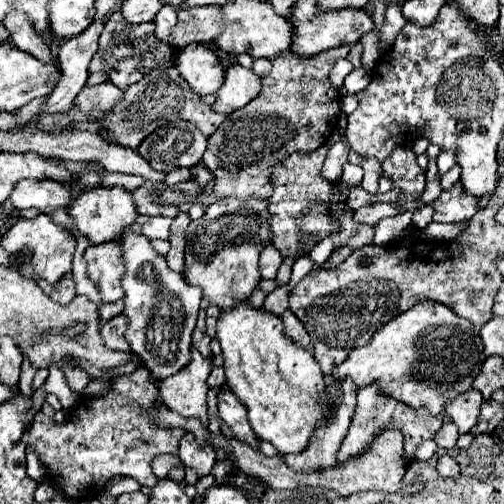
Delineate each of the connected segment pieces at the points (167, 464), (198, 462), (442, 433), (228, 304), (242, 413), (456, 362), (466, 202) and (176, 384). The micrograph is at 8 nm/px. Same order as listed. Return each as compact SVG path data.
M159 455L159 457L155 457L153 463L151 463L153 473L155 473L157 477L167 477L167 473L169 473L169 469L171 469L173 465L181 465L181 463L179 463L179 459L169 457L169 455Z
M187 433L179 445L179 459L185 467L197 471L197 475L209 475L215 465L215 449L211 445L201 445L197 439Z
M447 421L447 423L441 425L441 429L437 431L437 435L435 435L433 441L435 441L439 447L449 447L449 449L453 449L455 443L457 443L457 437L459 437L457 427L455 427L451 421Z
M225 197L209 205L201 219L191 221L187 229L183 277L187 283L201 287L213 305L227 311L245 301L257 287L261 279L259 253L265 241L271 241L267 201L255 197L245 201Z
M231 391L219 393L219 417L233 429L235 437L245 441L251 447L259 447L259 439L253 433L249 419L247 419L247 407L243 407L243 403L239 403L237 395Z
M421 301L391 319L373 335L373 341L355 347L347 355L347 361L335 365L333 379L341 383L351 377L357 389L377 383L383 395L415 409L423 407L431 415L439 415L445 403L471 389L483 361L483 343L467 319L461 319L443 303Z
M459 181L451 189L441 191L441 195L431 205L435 209L433 221L437 223L469 221L479 211L479 199L463 191L463 185Z
M191 349L191 363L179 373L159 381L159 395L169 411L183 417L195 417L207 427L207 377L211 373L211 359Z

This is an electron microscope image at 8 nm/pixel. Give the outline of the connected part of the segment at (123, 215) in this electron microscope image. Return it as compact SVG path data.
M97 187L97 189L83 191L81 195L77 195L75 203L71 203L71 211L67 211L67 213L73 219L73 231L87 237L91 245L101 245L101 243L117 239L121 235L123 227L129 227L137 217L133 197L123 187L111 187L111 189Z

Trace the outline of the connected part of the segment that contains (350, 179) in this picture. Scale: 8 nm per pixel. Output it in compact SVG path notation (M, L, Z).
M345 163L345 175L347 177L343 177L343 181L347 183L347 185L351 185L351 187L355 187L355 185L359 185L361 183L361 179L363 179L363 169L359 167L359 165L355 165L355 163Z

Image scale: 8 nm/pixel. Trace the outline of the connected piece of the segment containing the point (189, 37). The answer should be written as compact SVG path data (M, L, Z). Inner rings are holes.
M219 5L181 9L177 13L177 25L171 29L169 43L175 49L183 49L191 43L209 43L209 41L213 41L223 29L219 9L221 9Z

